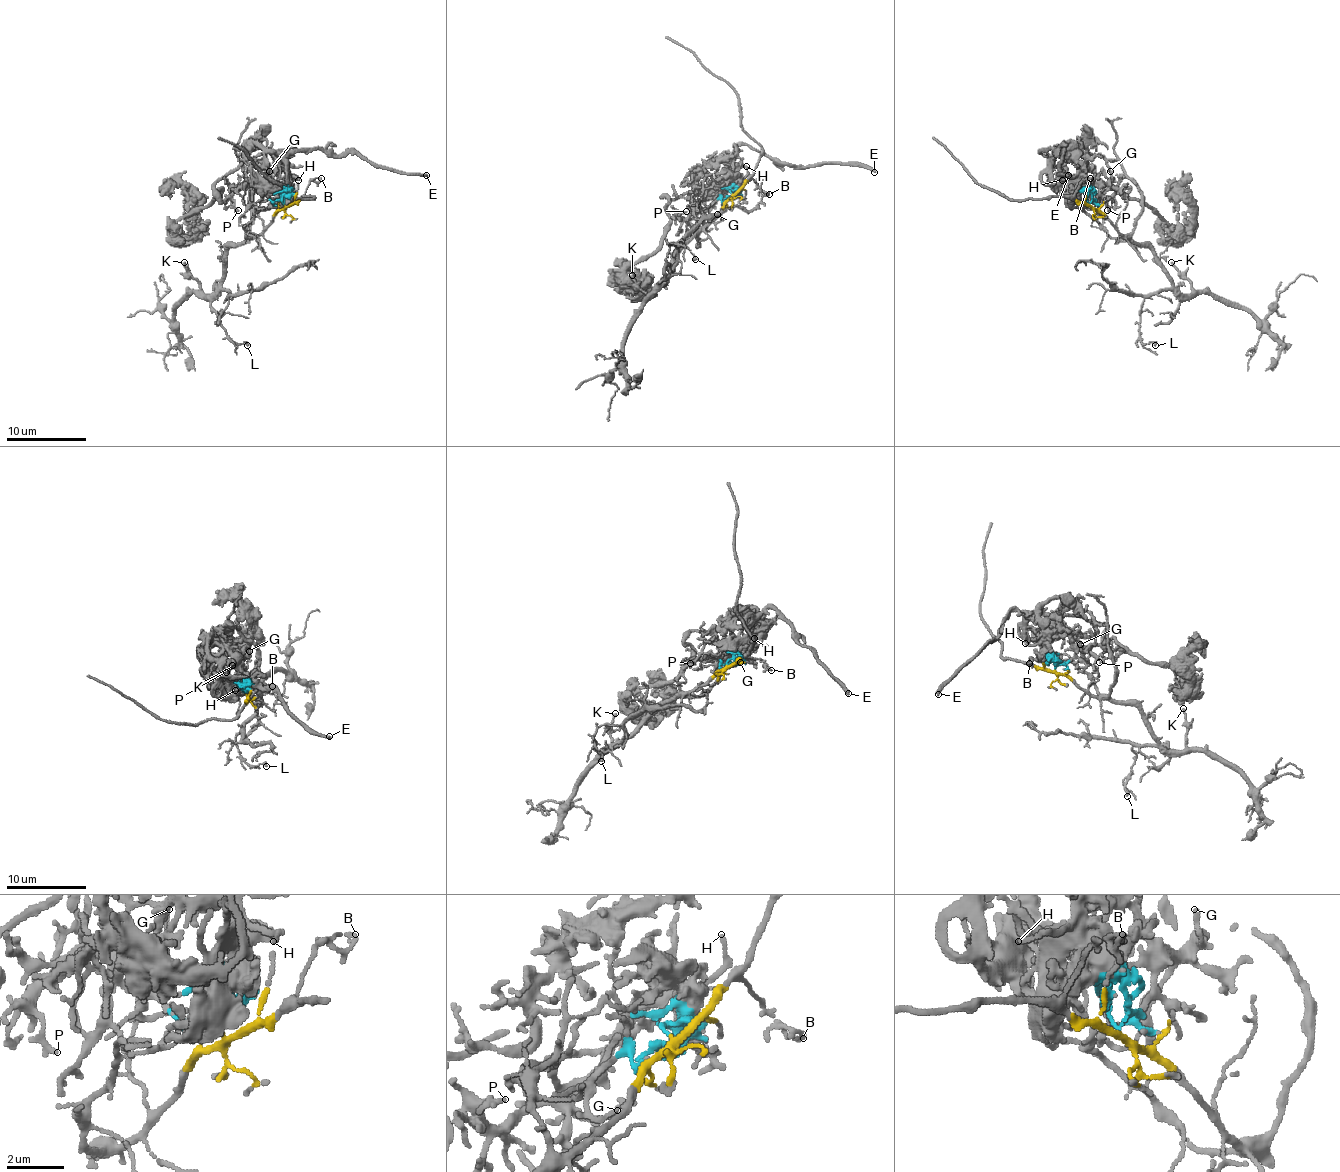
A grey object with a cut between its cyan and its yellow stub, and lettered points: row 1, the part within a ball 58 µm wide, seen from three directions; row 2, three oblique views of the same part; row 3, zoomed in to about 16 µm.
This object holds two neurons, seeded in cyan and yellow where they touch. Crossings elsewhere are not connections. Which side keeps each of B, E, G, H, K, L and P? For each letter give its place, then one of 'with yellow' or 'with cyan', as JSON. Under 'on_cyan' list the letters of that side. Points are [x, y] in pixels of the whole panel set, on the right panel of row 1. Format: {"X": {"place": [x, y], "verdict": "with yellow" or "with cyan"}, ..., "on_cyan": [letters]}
{"B": {"place": [1090, 178], "verdict": "with yellow"}, "E": {"place": [1068, 175], "verdict": "with cyan"}, "G": {"place": [1110, 171], "verdict": "with cyan"}, "H": {"place": [1062, 180], "verdict": "with cyan"}, "K": {"place": [1171, 262], "verdict": "with yellow"}, "L": {"place": [1155, 345], "verdict": "with yellow"}, "P": {"place": [1107, 210], "verdict": "with cyan"}, "on_cyan": ["E", "G", "H", "P"]}

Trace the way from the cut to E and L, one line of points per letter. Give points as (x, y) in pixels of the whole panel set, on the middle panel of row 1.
E: (731, 193), (729, 191), (735, 183), (733, 151), (739, 145), (793, 165), (868, 165), (874, 171)
L: (731, 193), (706, 227), (674, 256), (670, 274), (676, 246), (668, 244), (678, 243), (696, 258)

